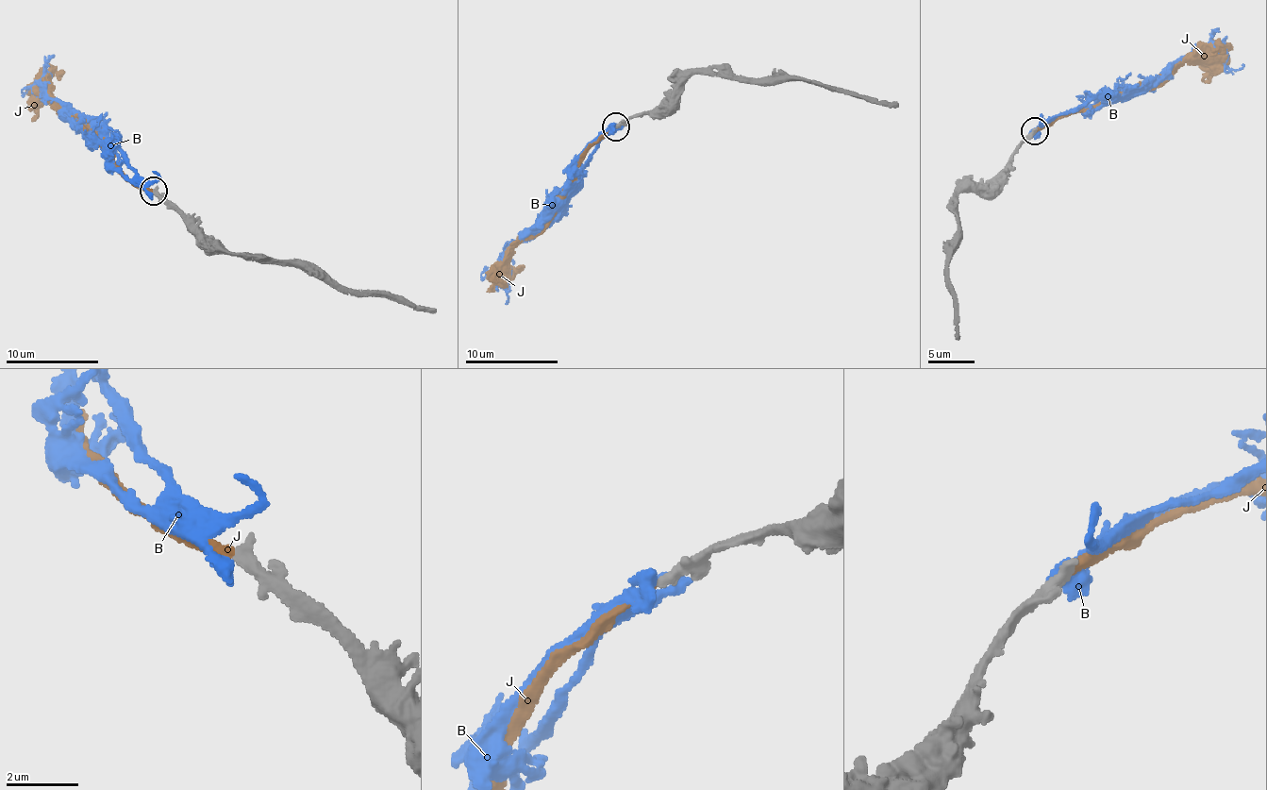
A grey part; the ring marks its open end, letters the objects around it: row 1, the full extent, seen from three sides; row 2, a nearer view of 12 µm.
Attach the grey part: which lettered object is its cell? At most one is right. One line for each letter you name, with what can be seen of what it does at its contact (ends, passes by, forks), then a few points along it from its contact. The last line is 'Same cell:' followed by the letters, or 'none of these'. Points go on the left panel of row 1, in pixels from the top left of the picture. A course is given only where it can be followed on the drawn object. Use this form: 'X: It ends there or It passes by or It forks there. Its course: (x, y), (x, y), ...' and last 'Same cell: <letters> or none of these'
J: It ends there. Its course: (153, 192), (125, 176), (116, 166), (110, 149), (51, 98), (49, 91), (41, 87), (26, 92)
Same cell: J

